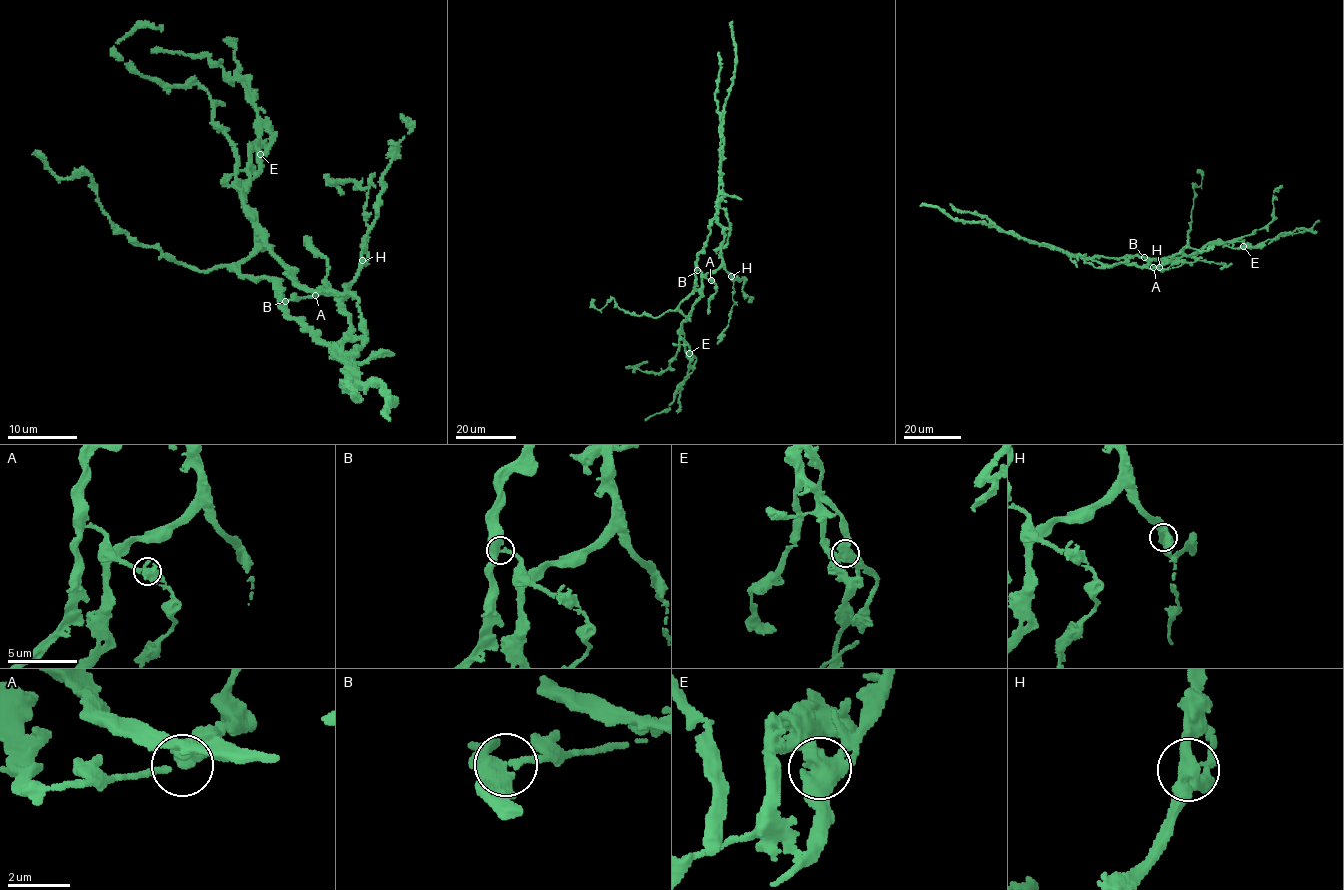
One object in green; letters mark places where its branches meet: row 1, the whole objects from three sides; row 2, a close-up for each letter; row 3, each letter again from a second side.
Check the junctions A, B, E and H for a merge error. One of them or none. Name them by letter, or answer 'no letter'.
E

